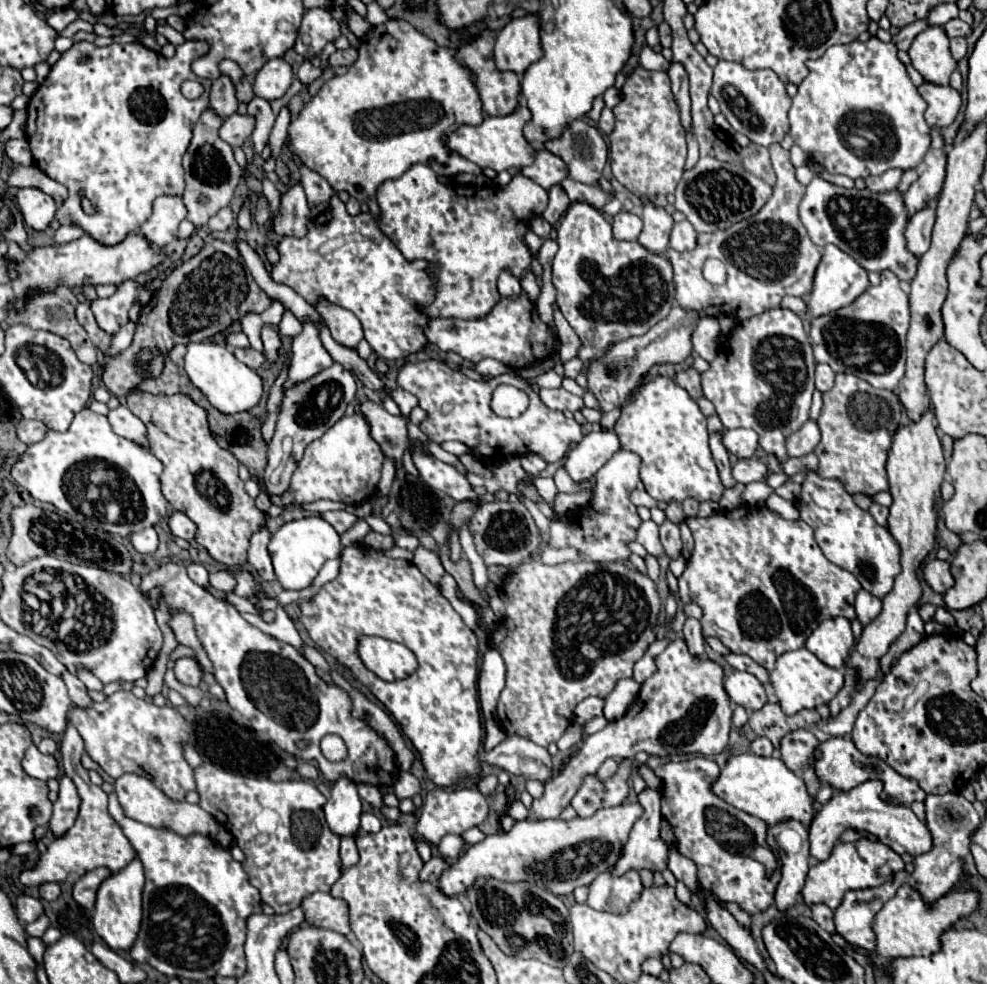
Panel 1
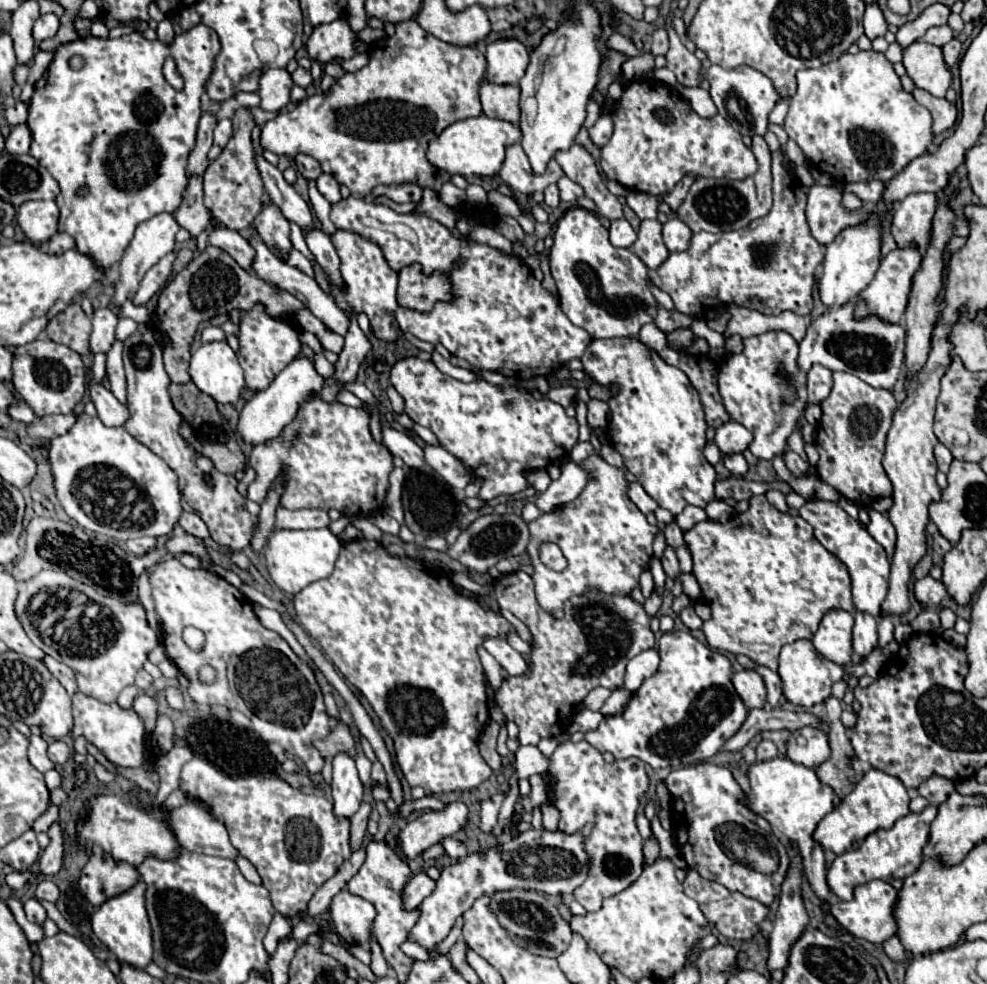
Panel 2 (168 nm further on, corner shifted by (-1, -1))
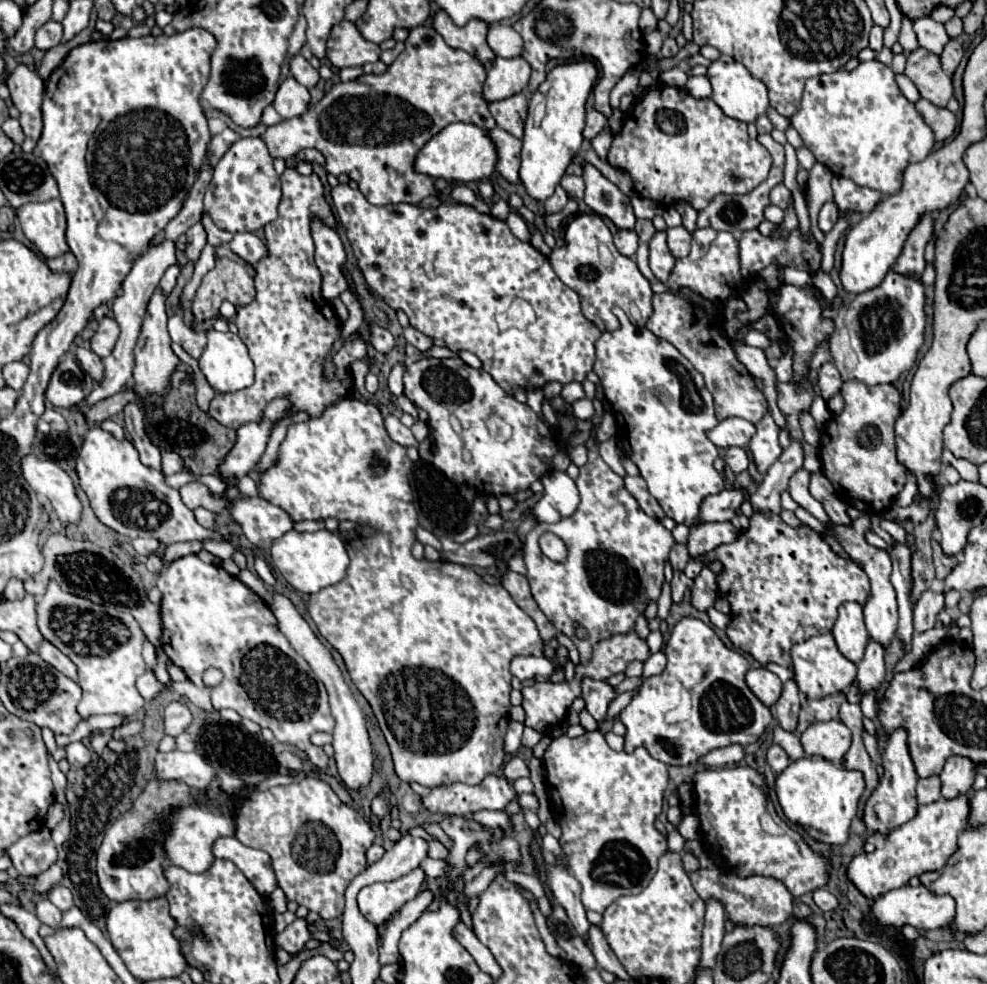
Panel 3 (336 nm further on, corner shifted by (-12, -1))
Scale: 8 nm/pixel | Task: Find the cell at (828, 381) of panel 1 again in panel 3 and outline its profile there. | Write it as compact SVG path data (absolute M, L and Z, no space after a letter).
M825 363L819 371L819 389L821 389L821 397L825 401L829 401L833 395L839 393L843 385L841 373L837 371L837 367L833 367L833 363Z

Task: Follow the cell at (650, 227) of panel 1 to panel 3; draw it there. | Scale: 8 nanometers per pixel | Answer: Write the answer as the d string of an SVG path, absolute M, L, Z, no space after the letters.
M657 231L649 241L649 267L655 273L655 277L665 283L673 265L675 265L675 257L667 247L667 233Z

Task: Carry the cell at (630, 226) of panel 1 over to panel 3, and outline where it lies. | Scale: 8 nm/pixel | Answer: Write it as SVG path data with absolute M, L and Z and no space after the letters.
M621 229L621 231L615 233L613 243L615 243L615 247L617 247L623 255L633 257L635 251L637 251L637 245L639 245L639 237L637 237L635 231L625 231L625 229Z

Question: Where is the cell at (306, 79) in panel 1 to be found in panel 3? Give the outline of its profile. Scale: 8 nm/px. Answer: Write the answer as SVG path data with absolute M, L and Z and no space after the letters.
M297 55L293 61L291 61L291 77L295 77L301 85L305 85L307 89L315 87L319 83L319 71L303 57L303 55Z

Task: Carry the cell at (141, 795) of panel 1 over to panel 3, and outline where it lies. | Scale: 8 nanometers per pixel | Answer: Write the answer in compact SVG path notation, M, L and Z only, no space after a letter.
M231 835L221 837L213 843L213 857L233 861L245 873L245 877L255 885L255 889L265 897L269 897L271 891L277 887L269 855L265 851L239 843Z

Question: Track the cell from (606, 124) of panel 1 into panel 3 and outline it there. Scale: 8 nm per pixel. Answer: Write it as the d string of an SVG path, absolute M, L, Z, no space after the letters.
M603 129L599 135L595 135L595 137L591 139L591 145L593 145L595 153L597 153L601 159L607 157L607 151L609 151L611 143L613 143L613 133L611 133L611 129Z

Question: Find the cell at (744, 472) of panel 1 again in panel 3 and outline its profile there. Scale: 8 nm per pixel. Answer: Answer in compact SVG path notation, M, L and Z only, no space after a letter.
M729 447L725 449L727 453L727 465L731 467L733 473L741 473L741 471L747 471L749 467L749 457L747 457L747 451L741 449L741 447Z

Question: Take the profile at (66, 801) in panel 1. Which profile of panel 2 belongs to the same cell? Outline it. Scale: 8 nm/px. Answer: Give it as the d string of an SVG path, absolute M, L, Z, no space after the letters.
M54 823L48 829L48 835L52 843L42 851L42 857L38 861L38 871L42 875L56 875L62 867L62 827Z

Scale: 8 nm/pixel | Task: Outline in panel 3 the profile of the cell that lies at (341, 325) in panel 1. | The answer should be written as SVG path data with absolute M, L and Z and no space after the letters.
M235 233L231 245L229 245L241 259L245 259L251 265L257 265L261 259L269 255L265 243L255 233Z

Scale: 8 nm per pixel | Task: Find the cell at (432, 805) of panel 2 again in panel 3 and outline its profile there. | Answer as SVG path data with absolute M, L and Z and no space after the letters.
M487 775L479 785L443 785L431 789L431 793L422 797L424 807L433 814L443 816L451 815L471 815L475 811L481 809L491 809L491 811L501 811L507 807L509 801L513 801L517 797L515 789L511 787L511 783L505 777L497 777L497 775Z

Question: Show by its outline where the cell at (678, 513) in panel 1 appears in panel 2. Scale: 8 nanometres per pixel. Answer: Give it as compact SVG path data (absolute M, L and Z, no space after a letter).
M674 521L664 527L664 537L666 537L666 545L670 545L670 547L674 547L674 549L680 547L680 545L684 545L682 531L680 531L680 527L678 527Z

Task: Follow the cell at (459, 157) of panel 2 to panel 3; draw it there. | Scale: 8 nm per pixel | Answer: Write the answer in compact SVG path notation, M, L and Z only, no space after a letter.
M451 123L435 137L431 137L431 141L425 143L425 147L419 151L415 159L415 169L419 173L427 173L431 177L457 183L481 181L495 171L495 165L497 165L497 147L493 147L493 139L489 139L489 133L485 129L473 123Z

